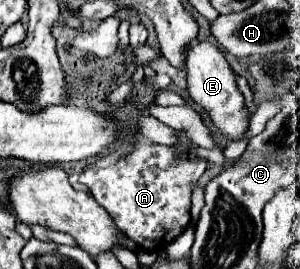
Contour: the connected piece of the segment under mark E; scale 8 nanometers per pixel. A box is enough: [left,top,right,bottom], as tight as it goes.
[185,42,247,140]

